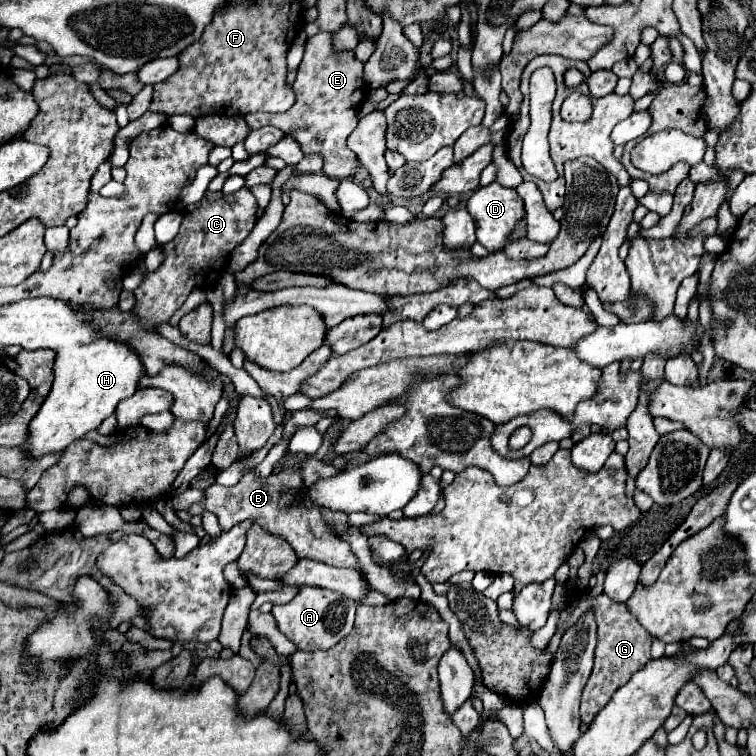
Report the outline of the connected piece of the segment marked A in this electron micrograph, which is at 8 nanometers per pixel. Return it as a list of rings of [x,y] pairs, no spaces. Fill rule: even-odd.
[[[303,586],[289,604],[273,606],[271,614],[275,616],[279,632],[285,634],[293,644],[297,644],[299,650],[315,652],[315,650],[329,650],[337,642],[341,642],[345,636],[351,634],[353,620],[355,620],[355,608],[357,608],[357,602],[337,592],[325,590],[325,588]]]

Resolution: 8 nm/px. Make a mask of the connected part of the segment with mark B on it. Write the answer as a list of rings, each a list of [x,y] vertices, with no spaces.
[[[285,452],[285,464],[281,466],[279,472],[273,472],[267,478],[259,478],[255,474],[255,466],[243,472],[243,478],[231,486],[219,486],[213,484],[205,490],[205,498],[199,504],[193,504],[189,508],[189,512],[193,516],[201,514],[203,510],[213,512],[219,518],[219,524],[223,530],[233,528],[237,522],[241,520],[253,520],[257,524],[261,524],[263,528],[267,528],[271,534],[279,534],[283,536],[291,548],[295,550],[295,554],[299,558],[313,558],[331,566],[343,566],[343,568],[359,568],[355,554],[351,552],[349,544],[337,536],[331,536],[331,532],[327,532],[327,528],[323,528],[323,520],[319,516],[319,508],[315,504],[311,504],[307,498],[297,500],[295,504],[287,504],[281,506],[281,498],[285,492],[295,492],[295,494],[303,494],[305,484],[299,472],[299,466],[303,464],[303,458],[307,458],[307,454],[293,454],[293,452]]]

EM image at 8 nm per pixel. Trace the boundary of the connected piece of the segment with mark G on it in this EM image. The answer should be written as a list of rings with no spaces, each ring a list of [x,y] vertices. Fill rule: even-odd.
[[[599,594],[597,598],[589,598],[583,602],[569,598],[567,606],[561,614],[561,620],[559,620],[559,628],[561,626],[569,628],[571,624],[575,624],[581,618],[581,614],[591,606],[597,616],[599,636],[597,636],[597,650],[595,650],[595,666],[593,666],[593,672],[583,689],[583,698],[581,698],[581,722],[583,724],[589,724],[595,718],[595,714],[611,700],[615,690],[619,686],[623,686],[637,670],[641,670],[651,660],[651,654],[649,654],[651,636],[635,620],[635,616],[629,612],[627,604],[615,604],[605,594]]]

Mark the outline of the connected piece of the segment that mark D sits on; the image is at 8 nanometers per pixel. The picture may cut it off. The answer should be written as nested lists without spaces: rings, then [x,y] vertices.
[[[491,182],[489,186],[477,188],[471,198],[467,200],[467,210],[477,226],[477,242],[483,244],[487,250],[499,250],[505,246],[507,236],[511,234],[517,220],[523,218],[525,208],[521,196],[513,188],[503,188],[497,182]]]

